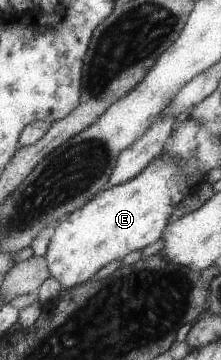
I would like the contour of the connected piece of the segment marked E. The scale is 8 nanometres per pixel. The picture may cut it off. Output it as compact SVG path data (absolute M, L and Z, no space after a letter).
M163 152L136 178L104 189L91 203L73 212L50 232L45 258L51 277L63 289L75 288L93 279L101 268L114 260L122 260L127 254L162 240L171 212L203 176L204 173L193 181L187 179L176 159Z

